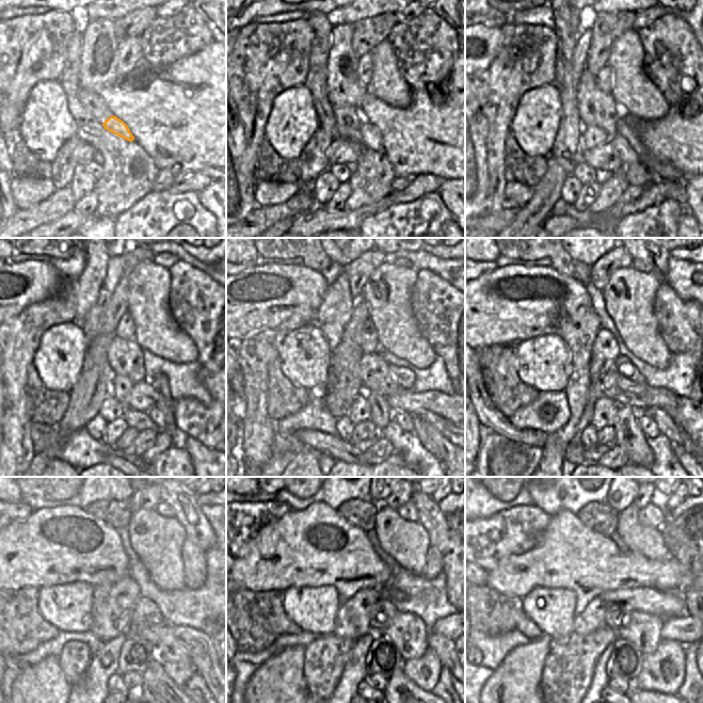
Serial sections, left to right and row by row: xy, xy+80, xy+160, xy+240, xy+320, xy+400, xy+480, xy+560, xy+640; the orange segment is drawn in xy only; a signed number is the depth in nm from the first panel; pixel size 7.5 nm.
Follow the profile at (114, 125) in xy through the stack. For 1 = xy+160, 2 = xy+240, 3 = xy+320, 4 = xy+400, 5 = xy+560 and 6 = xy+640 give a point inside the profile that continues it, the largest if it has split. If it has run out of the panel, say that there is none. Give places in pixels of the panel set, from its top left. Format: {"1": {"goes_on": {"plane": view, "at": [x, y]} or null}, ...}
{"1": {"goes_on": {"plane": "xy+160", "at": [626, 154]}}, "2": {"goes_on": {"plane": "xy+240", "at": [179, 437]}}, "3": {"goes_on": {"plane": "xy+320", "at": [419, 427]}}, "4": {"goes_on": {"plane": "xy+400", "at": [681, 453]}}, "5": {"goes_on": null}, "6": {"goes_on": null}}

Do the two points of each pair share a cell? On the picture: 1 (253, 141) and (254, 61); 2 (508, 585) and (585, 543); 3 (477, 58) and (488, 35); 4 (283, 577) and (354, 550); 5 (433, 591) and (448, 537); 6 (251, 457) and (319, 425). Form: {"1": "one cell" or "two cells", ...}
{"1": "one cell", "2": "one cell", "3": "one cell", "4": "one cell", "5": "two cells", "6": "two cells"}

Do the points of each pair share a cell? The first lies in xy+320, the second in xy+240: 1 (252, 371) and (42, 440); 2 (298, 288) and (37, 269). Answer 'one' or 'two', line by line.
1: two
2: one

